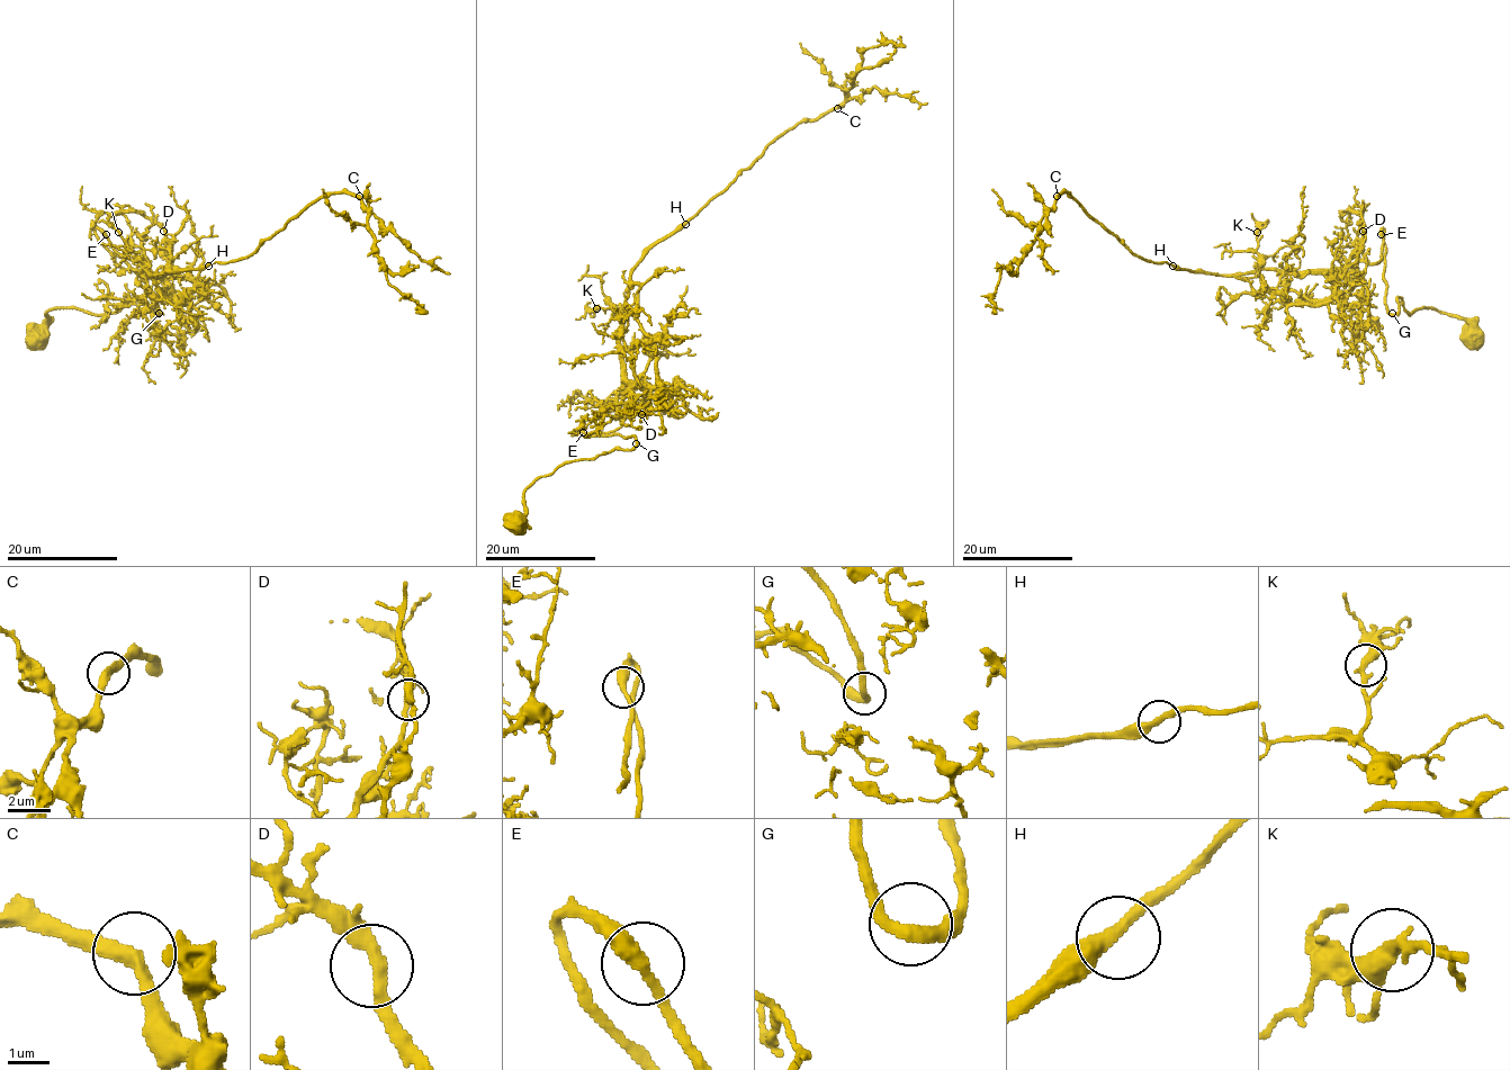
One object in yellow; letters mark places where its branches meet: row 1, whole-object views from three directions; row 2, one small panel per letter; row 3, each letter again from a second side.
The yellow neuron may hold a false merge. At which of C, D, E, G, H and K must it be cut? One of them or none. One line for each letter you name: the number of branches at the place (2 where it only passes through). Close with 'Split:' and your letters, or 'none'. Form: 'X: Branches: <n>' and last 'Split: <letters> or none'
Split: none

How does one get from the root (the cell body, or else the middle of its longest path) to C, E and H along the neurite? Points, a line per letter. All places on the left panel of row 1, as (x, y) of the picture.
C: (38, 335), (57, 308), (136, 298), (159, 313), (128, 260), (150, 275), (233, 262), (321, 198), (359, 196)
E: (38, 335), (46, 313), (57, 308), (116, 313), (136, 298), (159, 313), (151, 288), (106, 235)
H: (38, 335), (57, 308), (116, 313), (136, 298), (159, 313), (128, 260), (149, 261), (150, 275), (208, 266)

